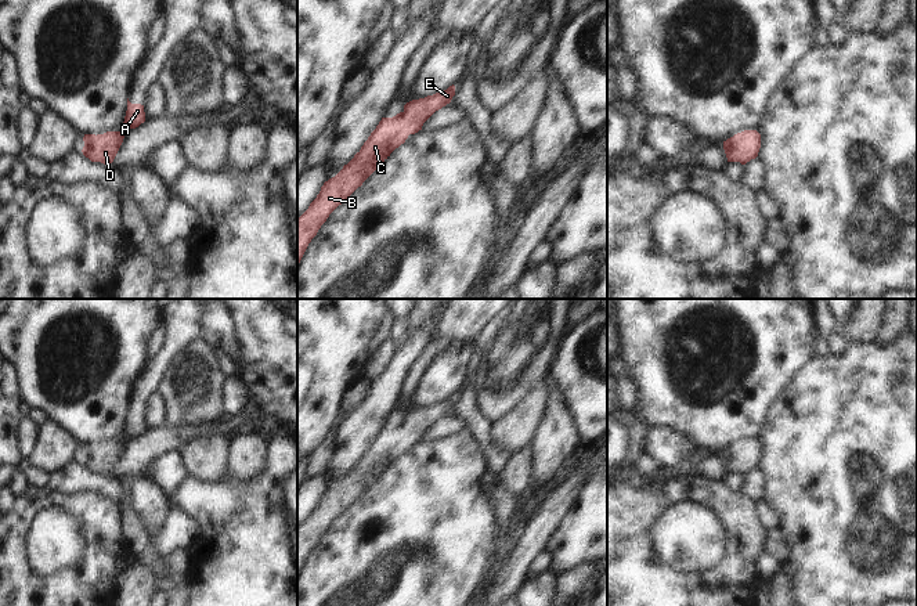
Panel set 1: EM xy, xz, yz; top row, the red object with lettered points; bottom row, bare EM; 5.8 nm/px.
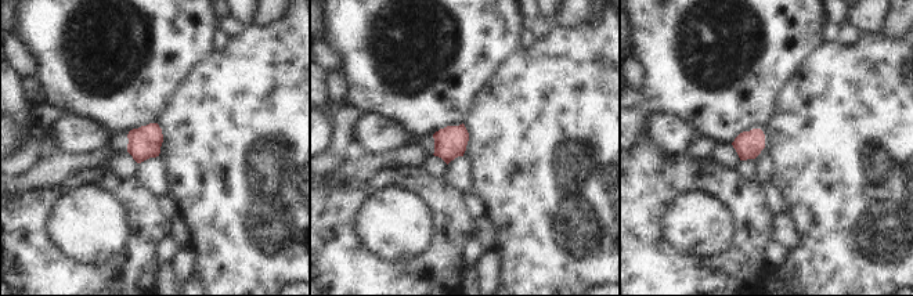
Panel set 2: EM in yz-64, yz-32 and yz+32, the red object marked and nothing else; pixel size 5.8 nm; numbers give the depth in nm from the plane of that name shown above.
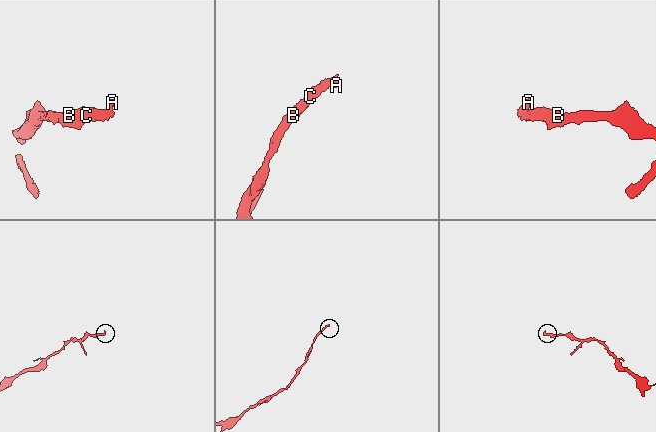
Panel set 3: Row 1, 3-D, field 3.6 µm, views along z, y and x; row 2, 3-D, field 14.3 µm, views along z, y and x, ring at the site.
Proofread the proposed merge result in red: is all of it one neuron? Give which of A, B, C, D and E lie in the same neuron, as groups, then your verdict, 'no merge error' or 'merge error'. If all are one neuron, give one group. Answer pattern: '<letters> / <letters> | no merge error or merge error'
A B C D E | no merge error

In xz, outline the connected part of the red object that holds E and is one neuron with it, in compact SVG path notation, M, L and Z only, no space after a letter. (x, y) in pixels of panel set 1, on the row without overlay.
M455 396L425 408L412 410L393 428L382 428L361 459L343 479L324 493L317 508L297 529L297 576L321 535L362 493L405 452L409 444L422 440L423 433L451 412Z

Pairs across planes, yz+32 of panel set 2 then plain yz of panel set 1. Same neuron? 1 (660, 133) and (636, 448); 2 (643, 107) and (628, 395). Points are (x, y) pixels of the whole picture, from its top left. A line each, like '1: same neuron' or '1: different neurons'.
1: different neurons
2: different neurons

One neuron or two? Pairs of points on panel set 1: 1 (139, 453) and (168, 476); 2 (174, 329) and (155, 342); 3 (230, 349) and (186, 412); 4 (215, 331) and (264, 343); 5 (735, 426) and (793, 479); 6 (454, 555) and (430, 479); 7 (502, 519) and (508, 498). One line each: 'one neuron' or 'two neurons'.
1: two neurons
2: two neurons
3: two neurons
4: two neurons
5: two neurons
6: one neuron
7: one neuron

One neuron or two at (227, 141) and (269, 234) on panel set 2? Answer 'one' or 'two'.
one

